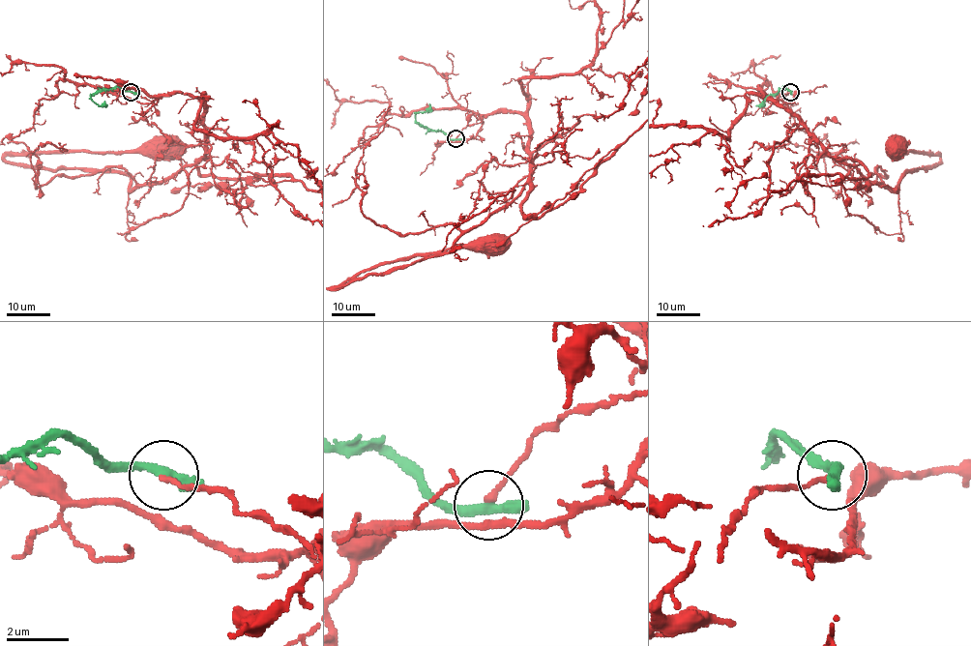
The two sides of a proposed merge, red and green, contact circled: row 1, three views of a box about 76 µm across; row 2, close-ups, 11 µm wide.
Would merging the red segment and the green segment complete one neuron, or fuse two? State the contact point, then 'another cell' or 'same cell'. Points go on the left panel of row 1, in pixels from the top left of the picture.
(131, 92) | another cell

